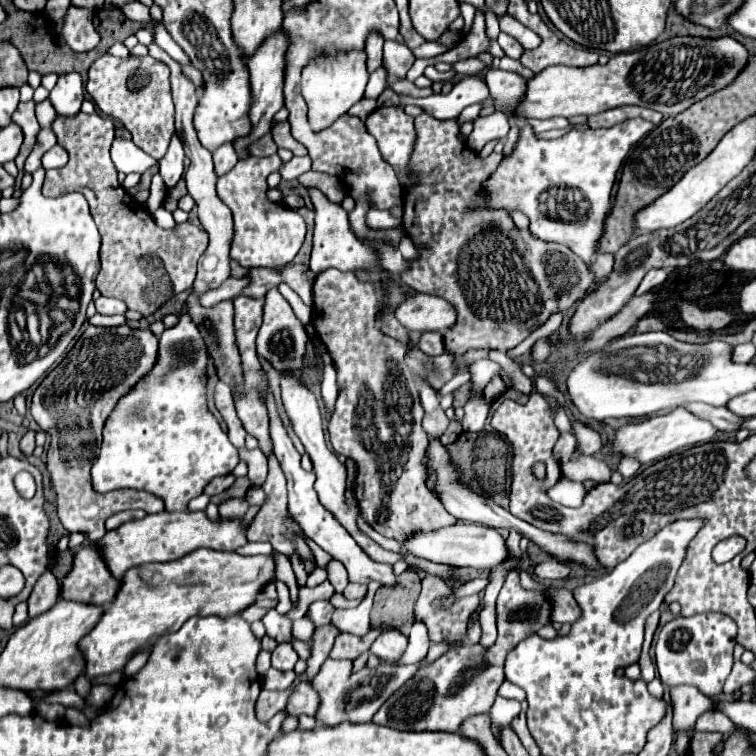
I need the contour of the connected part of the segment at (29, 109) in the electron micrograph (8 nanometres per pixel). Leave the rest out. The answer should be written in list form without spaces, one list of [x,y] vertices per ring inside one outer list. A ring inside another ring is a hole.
[[[27,101],[27,103],[19,103],[19,107],[15,109],[15,113],[11,115],[11,119],[23,129],[25,133],[25,141],[21,145],[21,151],[15,159],[17,163],[17,169],[19,169],[19,175],[25,175],[25,169],[23,169],[23,163],[27,159],[27,155],[31,153],[33,145],[35,145],[35,135],[39,131],[39,123],[35,119],[35,101]]]

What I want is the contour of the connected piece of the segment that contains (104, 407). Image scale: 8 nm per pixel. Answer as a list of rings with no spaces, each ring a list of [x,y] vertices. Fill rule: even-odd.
[[[89,325],[65,359],[49,371],[41,385],[33,393],[29,413],[37,425],[51,437],[47,449],[47,473],[55,489],[57,515],[63,527],[87,533],[89,541],[105,535],[105,519],[125,509],[143,509],[147,513],[159,513],[163,509],[161,499],[145,495],[143,491],[119,489],[115,493],[97,495],[89,483],[89,467],[93,465],[99,445],[103,423],[113,409],[113,403],[133,383],[153,367],[157,359],[157,337],[149,329],[119,327],[93,327]]]

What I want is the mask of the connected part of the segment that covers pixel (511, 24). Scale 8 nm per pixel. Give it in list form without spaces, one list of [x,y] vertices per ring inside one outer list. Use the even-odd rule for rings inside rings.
[[[509,15],[501,17],[499,25],[501,25],[501,31],[505,31],[505,33],[511,35],[513,39],[517,39],[525,49],[535,49],[535,47],[541,43],[539,35],[535,35],[531,29],[527,29],[525,25],[521,25],[519,21],[515,21],[515,19],[509,17]]]

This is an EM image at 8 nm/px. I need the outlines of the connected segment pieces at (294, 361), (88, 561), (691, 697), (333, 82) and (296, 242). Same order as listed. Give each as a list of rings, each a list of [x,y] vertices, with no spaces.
[[[277,287],[269,289],[265,295],[265,305],[263,305],[263,325],[257,335],[257,353],[259,357],[267,359],[277,371],[295,371],[307,379],[307,367],[303,363],[303,355],[307,351],[307,331],[297,323],[297,317],[293,315],[289,303],[283,299],[283,295],[277,291]]]
[[[81,545],[73,555],[73,567],[61,581],[59,597],[65,601],[79,601],[87,605],[107,605],[113,601],[119,579],[109,575],[105,563],[93,545]]]
[[[677,685],[669,689],[673,703],[673,731],[675,731],[675,751],[683,753],[687,749],[689,729],[695,725],[697,717],[707,711],[717,711],[717,701],[703,695],[691,685]]]
[[[349,51],[339,57],[321,57],[311,61],[301,75],[303,99],[309,107],[309,125],[315,133],[333,125],[341,115],[345,115],[357,101],[363,99],[369,73],[365,67],[365,51]]]
[[[278,154],[267,157],[251,157],[239,161],[231,171],[219,177],[217,195],[233,213],[233,243],[231,259],[241,267],[265,267],[281,271],[299,253],[305,239],[305,221],[299,213],[285,205],[267,201],[268,175],[277,171],[283,162]]]

